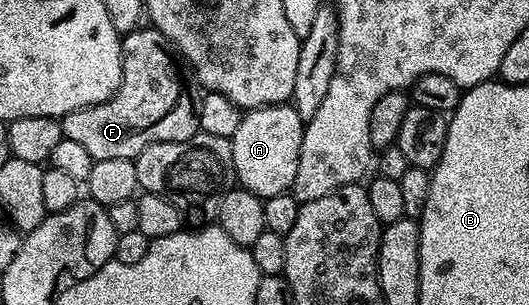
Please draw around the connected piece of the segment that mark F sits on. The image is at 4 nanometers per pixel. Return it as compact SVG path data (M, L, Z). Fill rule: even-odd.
M141 26L123 37L122 82L106 102L79 108L62 117L64 138L79 145L92 156L102 159L130 159L158 142L186 142L198 131L198 108L194 96L184 89L176 69L178 56L160 31Z

